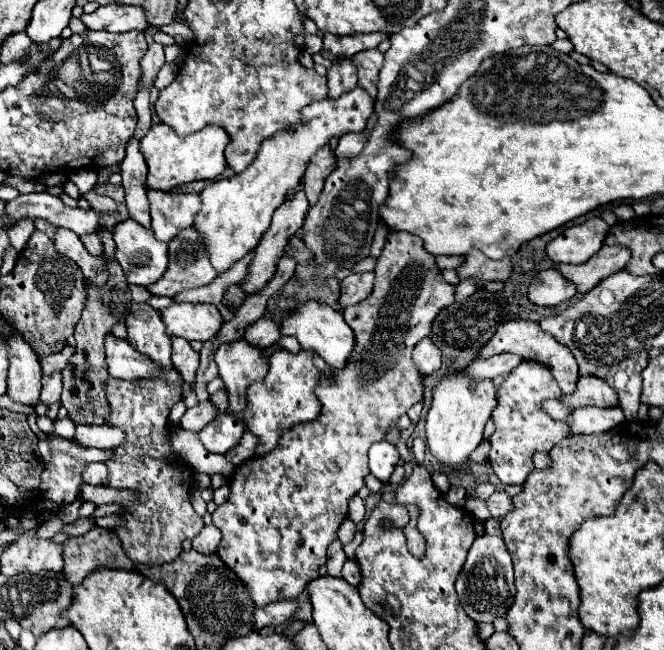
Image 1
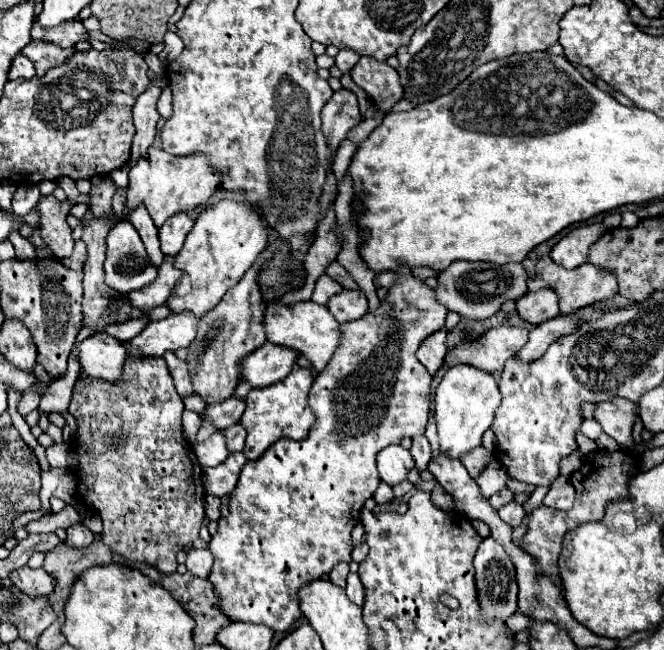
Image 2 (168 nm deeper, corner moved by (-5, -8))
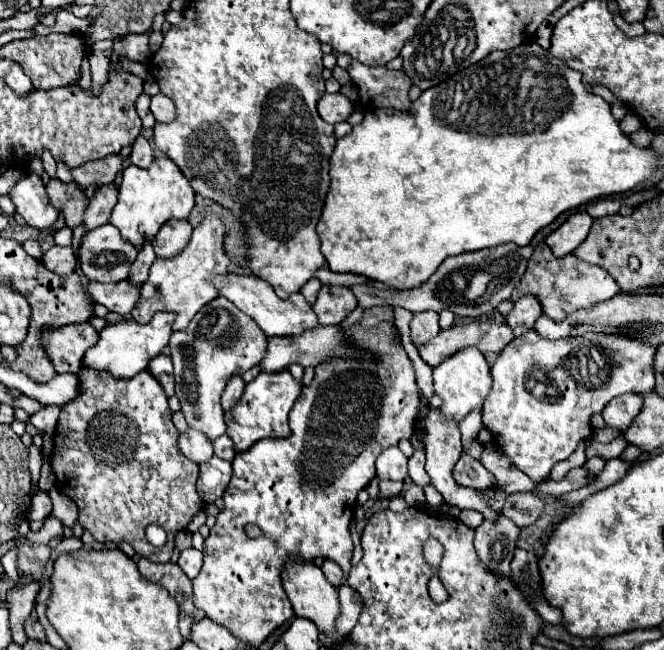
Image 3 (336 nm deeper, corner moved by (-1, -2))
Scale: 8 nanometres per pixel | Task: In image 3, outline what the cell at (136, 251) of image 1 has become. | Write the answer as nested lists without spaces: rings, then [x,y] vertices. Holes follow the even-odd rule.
[[[112,224],[88,230],[82,238],[82,272],[96,282],[122,282],[130,274],[138,250]]]

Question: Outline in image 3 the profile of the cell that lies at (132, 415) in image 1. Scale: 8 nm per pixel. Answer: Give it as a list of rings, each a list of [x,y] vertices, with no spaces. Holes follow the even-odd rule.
[[[80,370],[80,394],[62,406],[58,428],[54,434],[52,470],[56,474],[56,488],[70,496],[78,506],[78,520],[90,530],[98,542],[128,542],[138,556],[152,562],[170,562],[174,552],[174,536],[186,530],[190,520],[202,510],[202,498],[196,490],[198,464],[184,458],[176,446],[178,430],[172,424],[172,410],[168,396],[160,390],[160,382],[142,370],[132,378],[112,378],[104,370]],[[158,524],[166,530],[168,542],[162,548],[154,548],[146,540],[146,526]]]

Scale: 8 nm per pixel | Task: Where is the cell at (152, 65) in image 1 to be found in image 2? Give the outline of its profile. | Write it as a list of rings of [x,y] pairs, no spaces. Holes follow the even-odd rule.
[[[150,84],[146,92],[136,100],[134,104],[134,142],[132,142],[132,154],[130,160],[136,162],[140,158],[148,158],[148,148],[152,146],[156,138],[156,122],[158,122],[158,112],[156,112],[156,102],[160,96],[160,88],[154,88]]]

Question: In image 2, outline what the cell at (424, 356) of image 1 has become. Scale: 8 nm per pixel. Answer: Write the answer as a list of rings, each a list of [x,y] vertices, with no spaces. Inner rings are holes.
[[[440,328],[432,336],[422,340],[416,356],[418,356],[420,364],[434,376],[440,370],[446,352],[448,352],[448,348],[446,348],[446,328]]]

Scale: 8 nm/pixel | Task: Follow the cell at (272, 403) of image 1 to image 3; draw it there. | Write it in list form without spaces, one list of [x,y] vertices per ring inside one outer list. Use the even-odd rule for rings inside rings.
[[[282,370],[280,374],[264,374],[260,372],[250,384],[246,384],[246,390],[238,404],[224,414],[228,436],[234,440],[236,450],[244,452],[254,442],[262,438],[286,438],[290,436],[288,428],[288,412],[294,406],[296,398],[300,396],[302,384],[296,380],[288,370]]]

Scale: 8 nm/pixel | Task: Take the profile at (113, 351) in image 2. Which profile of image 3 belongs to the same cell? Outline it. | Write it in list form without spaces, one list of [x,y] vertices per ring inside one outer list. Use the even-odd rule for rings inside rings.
[[[90,322],[70,324],[62,328],[48,328],[42,336],[42,346],[54,362],[56,372],[78,374],[82,370],[84,354],[98,342],[98,332]]]

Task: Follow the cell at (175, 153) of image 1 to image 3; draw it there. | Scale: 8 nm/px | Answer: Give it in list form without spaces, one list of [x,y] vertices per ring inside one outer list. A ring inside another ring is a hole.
[[[166,156],[154,158],[152,166],[138,168],[130,164],[122,172],[122,182],[118,188],[118,204],[112,210],[110,224],[114,224],[126,240],[130,240],[136,248],[142,246],[144,236],[152,236],[160,230],[160,226],[172,218],[188,218],[194,208],[196,192],[190,182],[180,174],[180,168]]]

